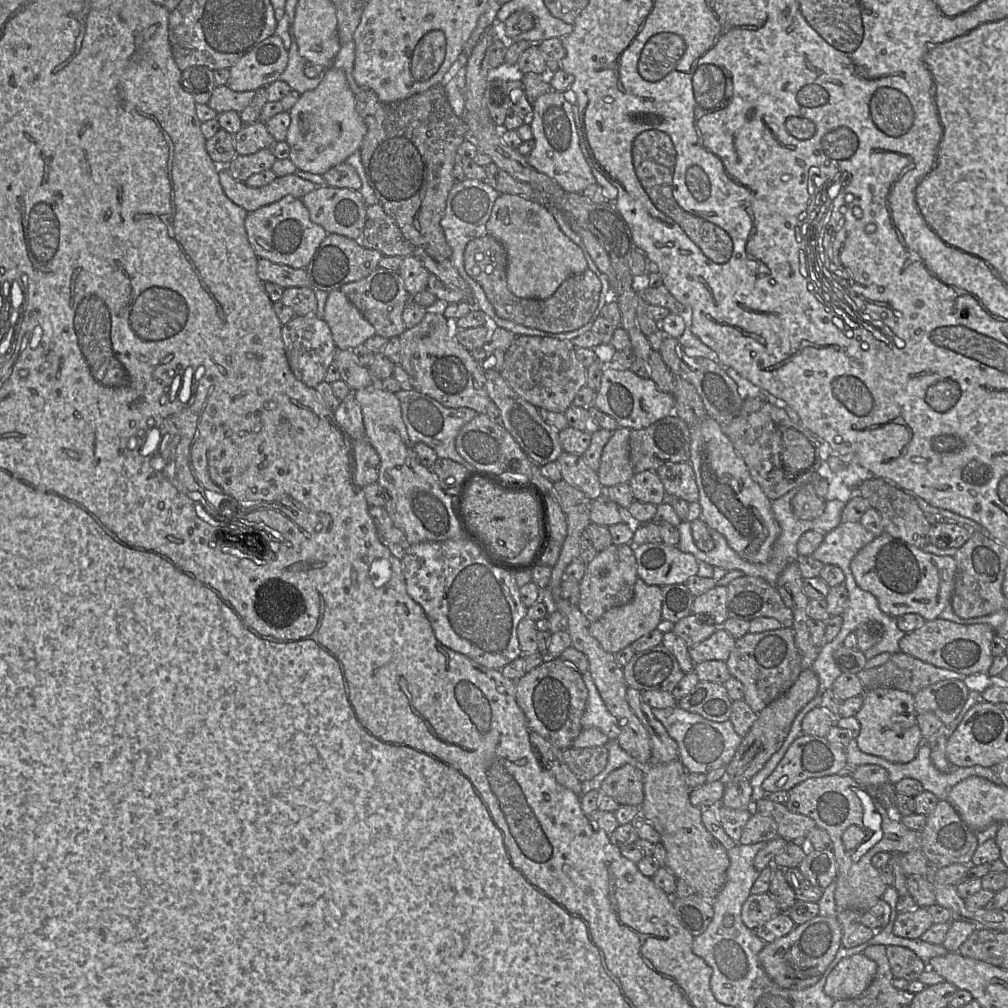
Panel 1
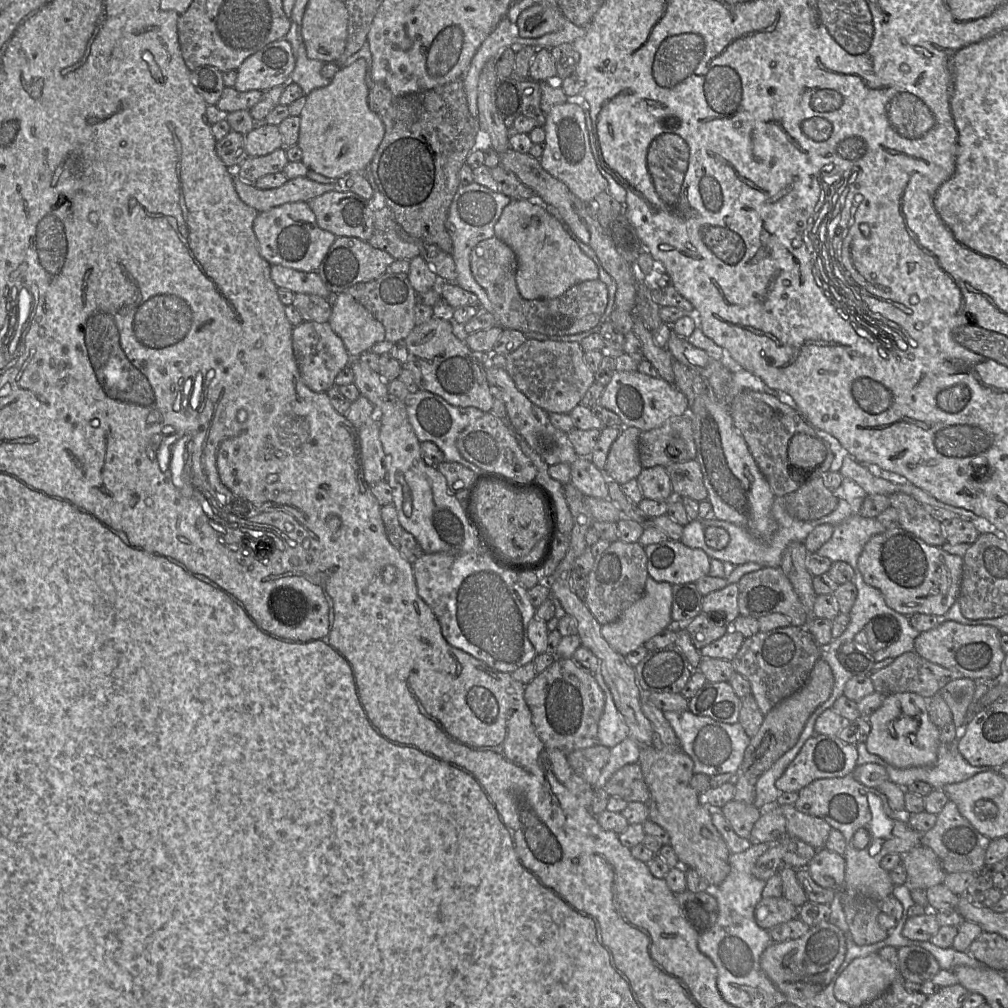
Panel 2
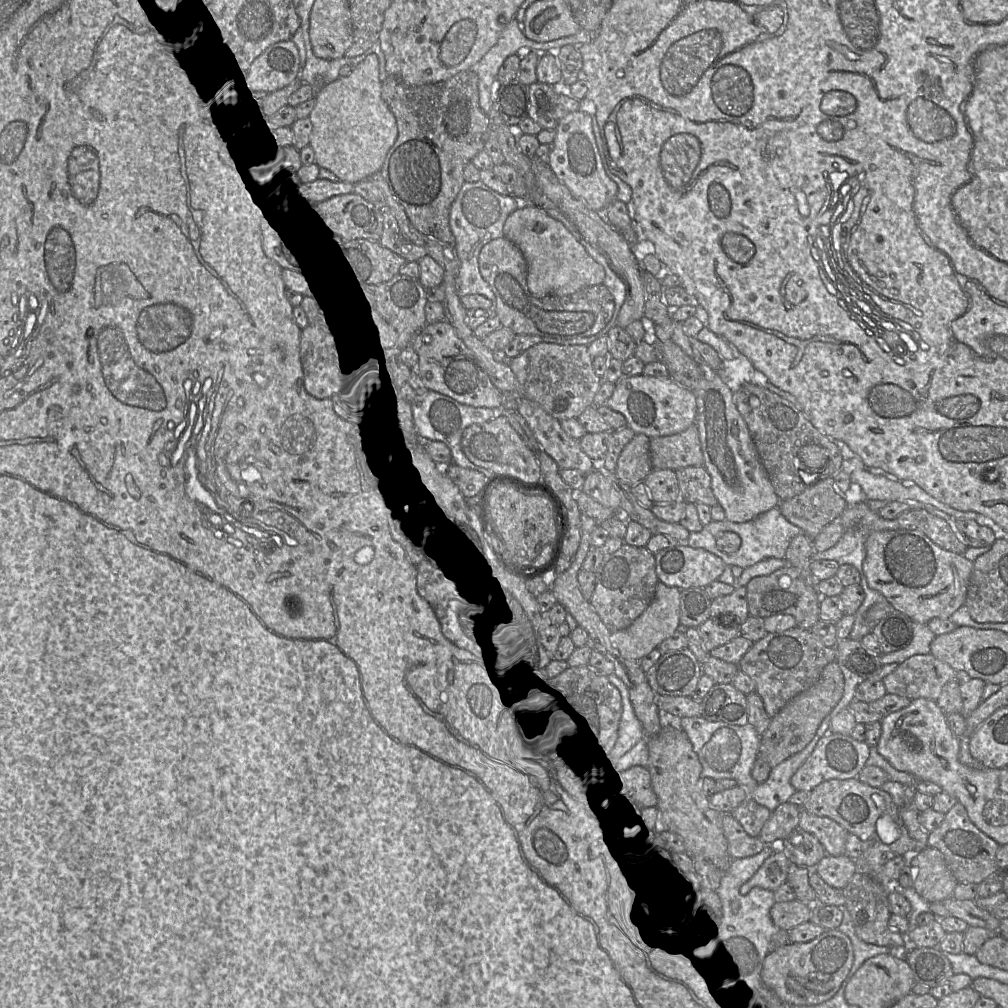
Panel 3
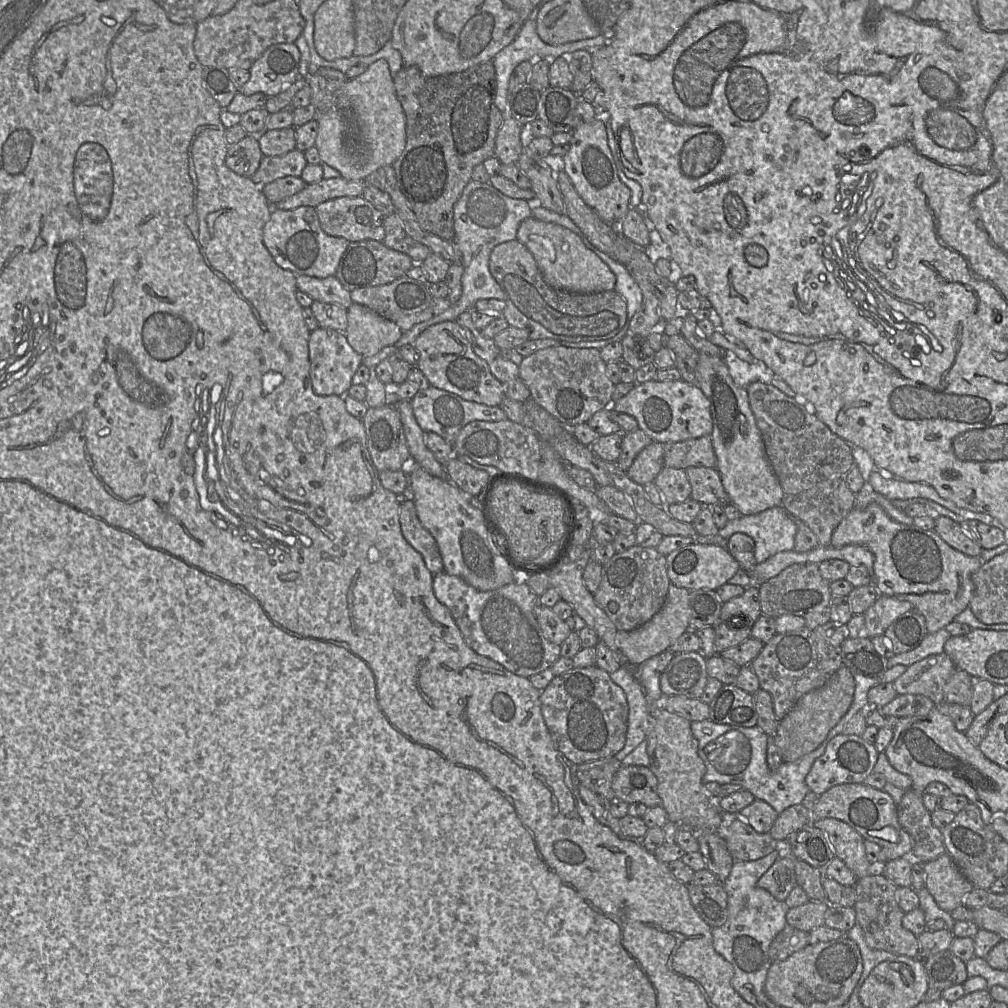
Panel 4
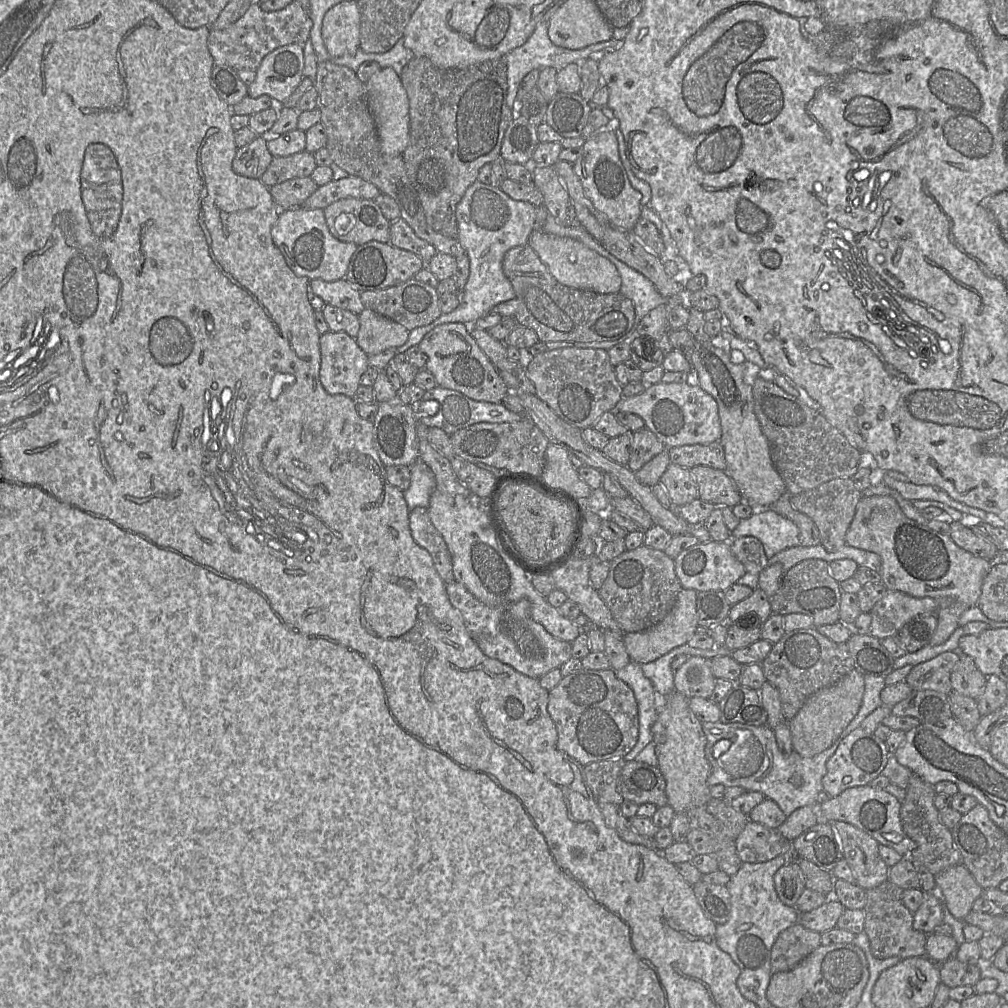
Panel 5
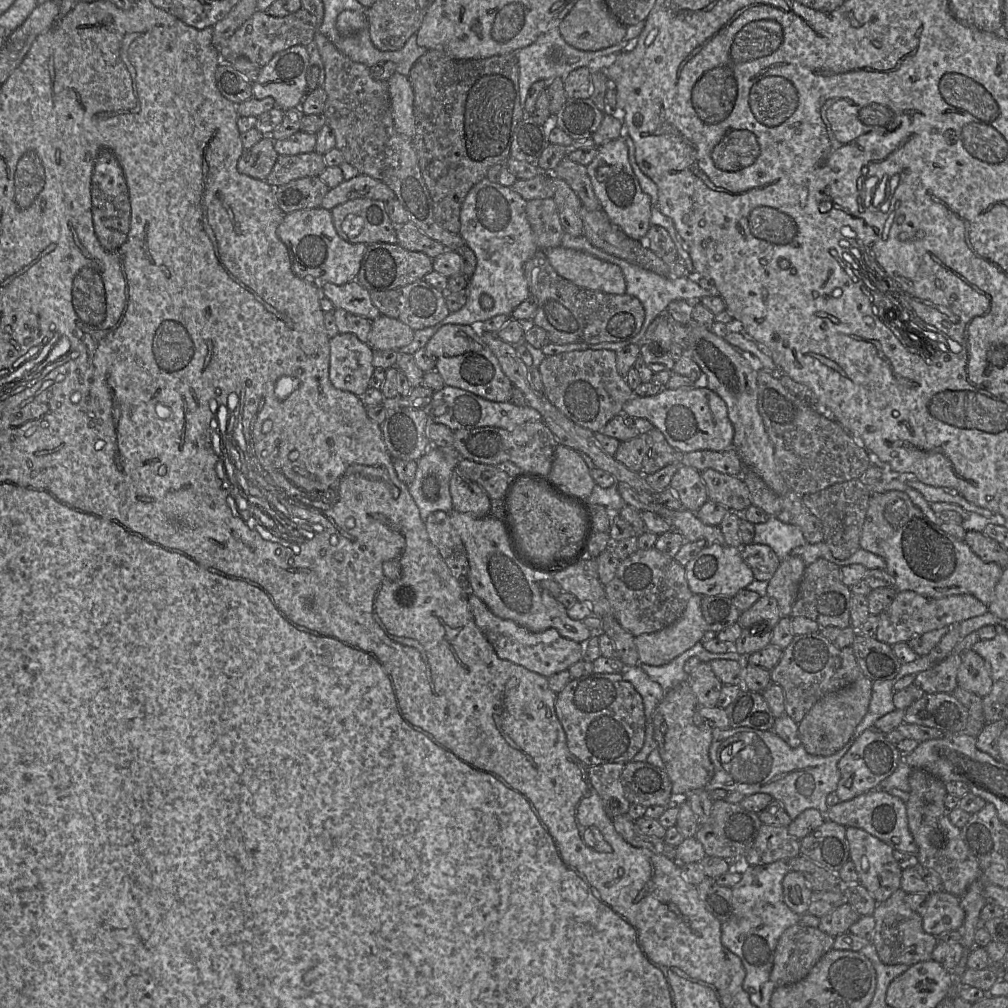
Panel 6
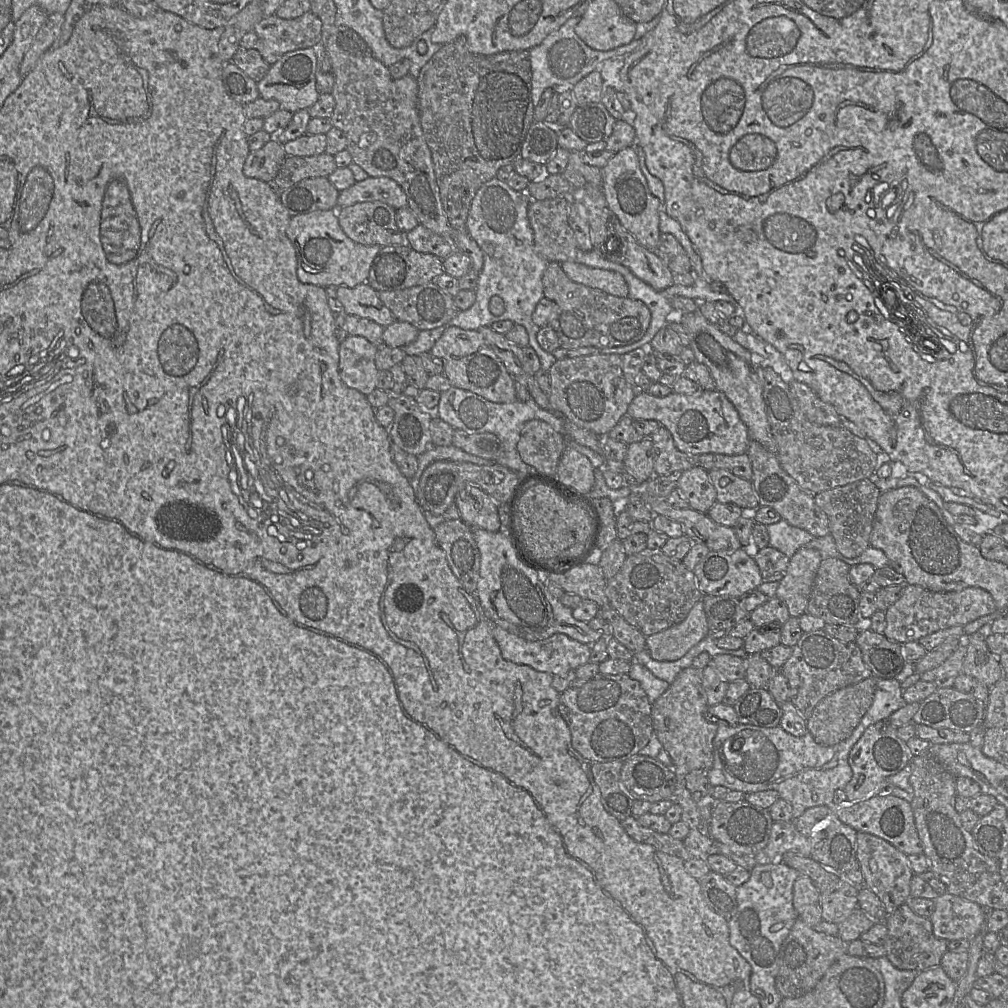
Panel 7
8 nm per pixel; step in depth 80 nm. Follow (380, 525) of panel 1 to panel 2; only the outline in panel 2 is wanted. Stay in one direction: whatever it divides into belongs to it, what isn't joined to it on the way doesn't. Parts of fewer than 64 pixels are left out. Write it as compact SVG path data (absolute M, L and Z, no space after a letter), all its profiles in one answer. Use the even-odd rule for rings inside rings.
M393 504L382 506L380 514L389 542L410 564L413 564L424 554L418 541L401 526Z

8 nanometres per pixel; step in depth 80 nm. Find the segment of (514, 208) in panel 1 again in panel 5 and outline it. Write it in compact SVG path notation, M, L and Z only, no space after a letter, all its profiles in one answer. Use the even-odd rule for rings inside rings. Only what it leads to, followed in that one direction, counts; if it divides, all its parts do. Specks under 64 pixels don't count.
M534 229L529 237L528 246L535 250L549 272L559 283L571 288L599 294L620 292L622 281L615 265L579 240L560 237L540 229Z

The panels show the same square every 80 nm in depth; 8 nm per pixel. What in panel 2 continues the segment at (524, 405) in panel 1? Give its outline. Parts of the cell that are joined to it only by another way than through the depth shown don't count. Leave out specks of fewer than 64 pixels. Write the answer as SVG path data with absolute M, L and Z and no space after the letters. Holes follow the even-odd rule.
M490 366L485 368L485 372L490 392L494 398L502 400L505 404L507 418L512 426L512 430L522 436L529 447L536 452L547 465L567 464L570 466L579 458L567 434L552 425L548 412L536 406L518 390L505 368Z

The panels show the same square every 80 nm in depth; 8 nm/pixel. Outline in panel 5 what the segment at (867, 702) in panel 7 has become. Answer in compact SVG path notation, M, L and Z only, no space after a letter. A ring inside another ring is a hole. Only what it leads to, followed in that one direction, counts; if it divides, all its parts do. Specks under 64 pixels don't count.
M853 670L834 685L813 694L796 716L788 721L793 751L802 757L812 757L839 743L843 739L841 732L859 712L864 690L864 676Z

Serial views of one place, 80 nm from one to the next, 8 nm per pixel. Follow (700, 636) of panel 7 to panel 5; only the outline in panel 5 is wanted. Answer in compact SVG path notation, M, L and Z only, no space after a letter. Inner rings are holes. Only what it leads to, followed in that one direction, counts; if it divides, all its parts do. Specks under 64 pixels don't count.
M681 589L672 610L654 626L640 632L624 633L623 641L631 662L646 664L653 662L673 649L687 644L697 632L696 591Z

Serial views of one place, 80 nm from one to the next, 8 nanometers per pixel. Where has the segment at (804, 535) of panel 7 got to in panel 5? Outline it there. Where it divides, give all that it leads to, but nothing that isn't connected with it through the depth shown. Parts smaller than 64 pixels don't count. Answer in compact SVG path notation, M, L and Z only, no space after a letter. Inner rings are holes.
M770 509L758 510L751 517L741 519L731 531L731 539L743 536L757 538L769 559L782 550L799 546L798 527Z

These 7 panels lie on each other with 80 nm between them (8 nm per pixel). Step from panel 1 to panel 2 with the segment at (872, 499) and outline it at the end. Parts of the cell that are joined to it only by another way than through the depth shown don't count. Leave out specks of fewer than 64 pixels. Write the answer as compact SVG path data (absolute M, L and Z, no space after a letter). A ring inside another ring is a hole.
M899 492L888 497L890 507L898 513L898 527L922 539L928 545L942 547L946 539L942 533L942 522L930 515L924 504L908 494Z

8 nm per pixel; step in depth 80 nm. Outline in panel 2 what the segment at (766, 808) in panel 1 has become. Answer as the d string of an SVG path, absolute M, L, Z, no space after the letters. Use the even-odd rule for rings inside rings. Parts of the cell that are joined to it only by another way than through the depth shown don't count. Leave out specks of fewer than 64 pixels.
M780 805L786 818L786 833L813 846L824 849L832 827L823 819L797 810L794 805Z

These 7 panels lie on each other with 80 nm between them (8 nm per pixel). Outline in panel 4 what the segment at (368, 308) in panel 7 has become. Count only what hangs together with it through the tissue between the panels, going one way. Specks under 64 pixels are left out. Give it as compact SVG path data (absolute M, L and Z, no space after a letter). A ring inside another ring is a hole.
M296 276L298 290L307 293L315 301L336 304L346 309L353 303L350 291L344 288L335 276L326 278Z

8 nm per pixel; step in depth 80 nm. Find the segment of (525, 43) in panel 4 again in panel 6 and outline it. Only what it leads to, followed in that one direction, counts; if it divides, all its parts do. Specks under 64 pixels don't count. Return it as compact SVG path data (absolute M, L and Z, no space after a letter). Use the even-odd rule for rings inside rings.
M559 26L549 28L546 32L542 33L535 42L514 52L517 56L519 65L519 89L522 102L525 103L529 90L534 82L539 80L545 81L555 77L563 79L571 71L577 68L587 67L588 64L594 59L608 55L618 55L623 51L632 49L636 45L636 41L637 39L629 41L623 40L619 44L600 50L583 51L572 47L565 42L560 34Z

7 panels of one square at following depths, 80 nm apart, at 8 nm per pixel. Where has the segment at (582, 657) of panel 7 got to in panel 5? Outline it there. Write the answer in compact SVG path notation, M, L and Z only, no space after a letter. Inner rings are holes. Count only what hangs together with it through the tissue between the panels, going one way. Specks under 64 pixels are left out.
M456 581L447 582L445 590L450 603L461 614L470 637L489 658L507 664L517 672L535 679L560 668L572 658L571 643L556 639L531 618L528 600L521 599L506 606L490 607Z

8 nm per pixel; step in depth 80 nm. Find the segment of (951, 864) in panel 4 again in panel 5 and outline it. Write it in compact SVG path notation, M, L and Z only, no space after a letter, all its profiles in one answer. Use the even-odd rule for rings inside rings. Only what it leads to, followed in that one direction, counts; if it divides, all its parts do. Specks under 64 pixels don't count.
M962 864L935 874L935 882L944 906L960 921L972 911L974 901L984 893L984 889Z

